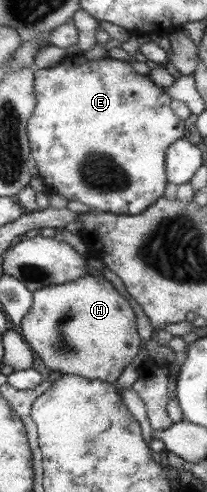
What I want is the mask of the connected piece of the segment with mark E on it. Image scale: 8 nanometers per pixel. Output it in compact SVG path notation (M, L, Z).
M80 54L64 58L56 66L33 71L35 106L26 125L29 154L43 186L66 200L86 204L92 212L136 215L162 197L166 186L165 153L184 133L184 124L169 108L169 97L146 75L136 73L124 60L100 57L88 60Z

